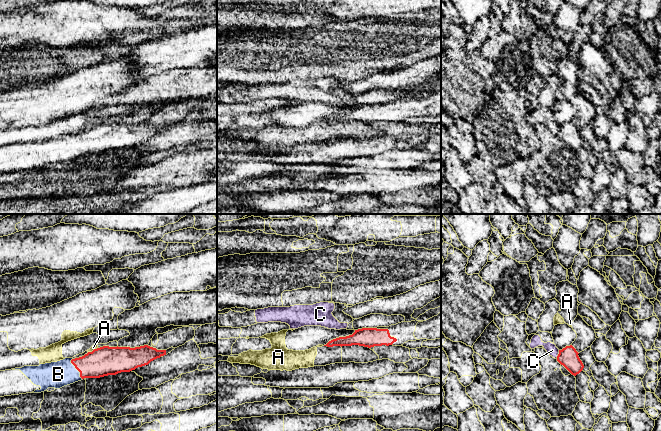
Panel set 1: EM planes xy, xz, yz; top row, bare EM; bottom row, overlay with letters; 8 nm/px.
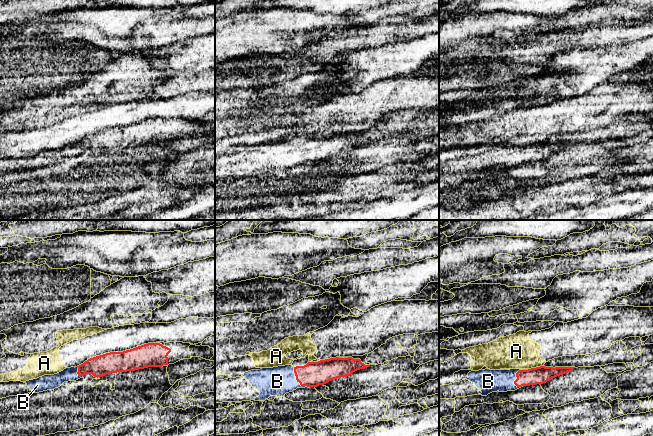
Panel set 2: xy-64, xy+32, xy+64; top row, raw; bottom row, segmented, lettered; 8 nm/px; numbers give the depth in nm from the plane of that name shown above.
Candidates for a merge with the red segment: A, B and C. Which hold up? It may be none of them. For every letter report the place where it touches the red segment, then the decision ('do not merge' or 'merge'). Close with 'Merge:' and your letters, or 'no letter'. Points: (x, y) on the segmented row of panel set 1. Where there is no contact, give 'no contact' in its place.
A: meets red in xy at (92, 351); do not merge
B: meets red in xy at (77, 369); merge
C: meets red in yz at (558, 354); do not merge
Merge: B

